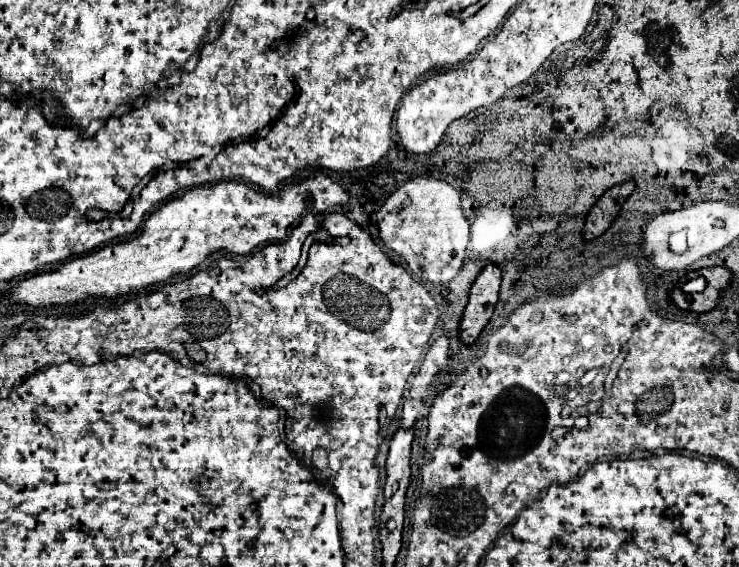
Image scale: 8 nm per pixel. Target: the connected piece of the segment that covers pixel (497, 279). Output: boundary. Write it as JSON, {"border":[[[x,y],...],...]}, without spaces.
{"border":[[[487,265],[481,271],[481,275],[475,279],[469,295],[469,305],[465,307],[465,313],[459,325],[461,329],[459,339],[465,345],[475,343],[483,327],[489,323],[499,299],[499,285],[501,285],[501,271],[495,265]]]}

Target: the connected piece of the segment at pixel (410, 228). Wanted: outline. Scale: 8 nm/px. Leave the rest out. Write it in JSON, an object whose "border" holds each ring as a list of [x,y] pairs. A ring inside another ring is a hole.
{"border":[[[417,177],[399,187],[377,213],[379,239],[397,253],[407,269],[431,283],[449,283],[463,265],[469,223],[461,211],[461,195],[435,177]]]}

